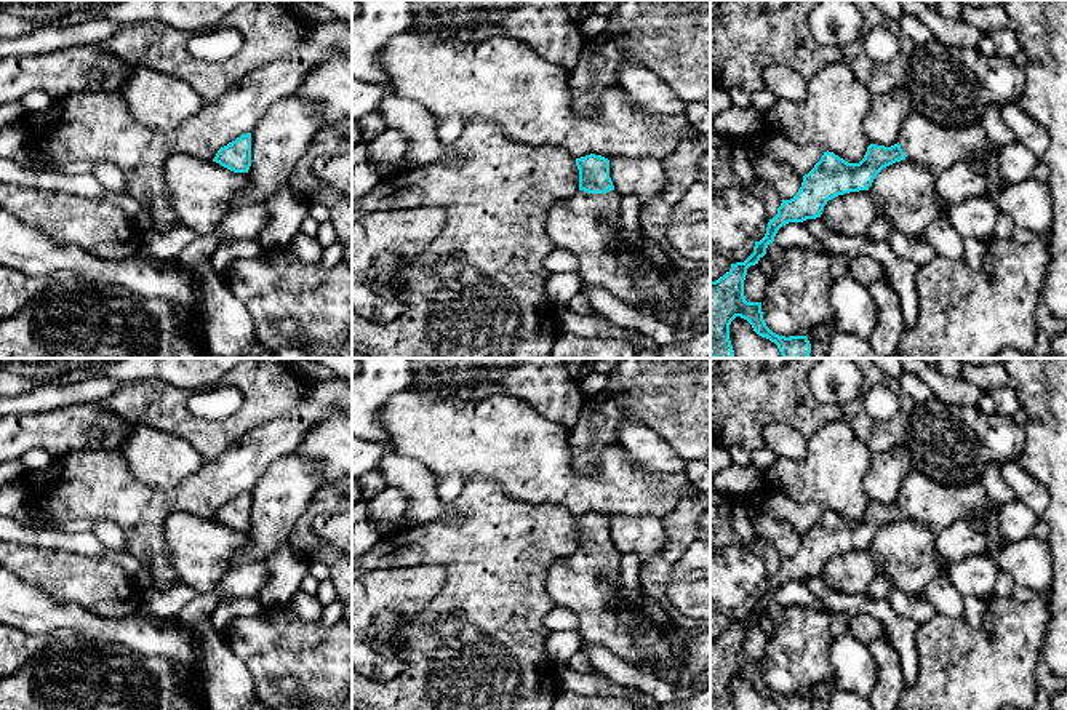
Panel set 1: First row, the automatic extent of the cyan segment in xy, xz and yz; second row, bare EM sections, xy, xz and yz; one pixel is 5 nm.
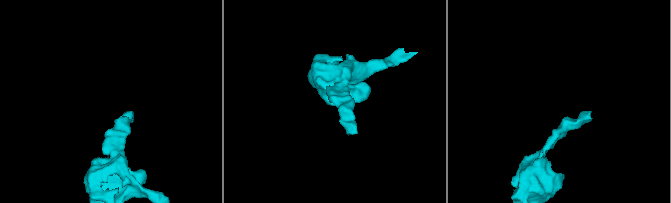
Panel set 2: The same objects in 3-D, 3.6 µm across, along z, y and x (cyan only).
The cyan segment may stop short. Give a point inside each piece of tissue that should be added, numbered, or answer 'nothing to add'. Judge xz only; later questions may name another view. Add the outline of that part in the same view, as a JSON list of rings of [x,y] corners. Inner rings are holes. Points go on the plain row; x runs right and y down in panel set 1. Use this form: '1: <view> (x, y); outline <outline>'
1: xz (586, 582); outline [[[577,548],[549,569],[547,593],[577,616],[584,643],[606,648],[621,660],[651,668],[673,688],[685,684],[672,648],[653,624],[614,600],[622,555],[616,548]]]

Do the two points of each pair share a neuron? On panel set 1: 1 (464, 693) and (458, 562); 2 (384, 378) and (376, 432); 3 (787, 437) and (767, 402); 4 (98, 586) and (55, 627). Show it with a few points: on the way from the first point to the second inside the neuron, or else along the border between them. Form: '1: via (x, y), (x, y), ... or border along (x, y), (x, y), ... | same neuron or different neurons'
1: via (464, 661), (464, 594) | same neuron
2: via (371, 390), (371, 419) | same neuron
3: border along (762, 429), (771, 424), (787, 424), (805, 440) | different neurons
4: border along (42, 590), (56, 602), (72, 602), (112, 619) | different neurons

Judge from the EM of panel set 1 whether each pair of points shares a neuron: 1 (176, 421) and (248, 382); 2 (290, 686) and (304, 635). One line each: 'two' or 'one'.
1: one
2: two

